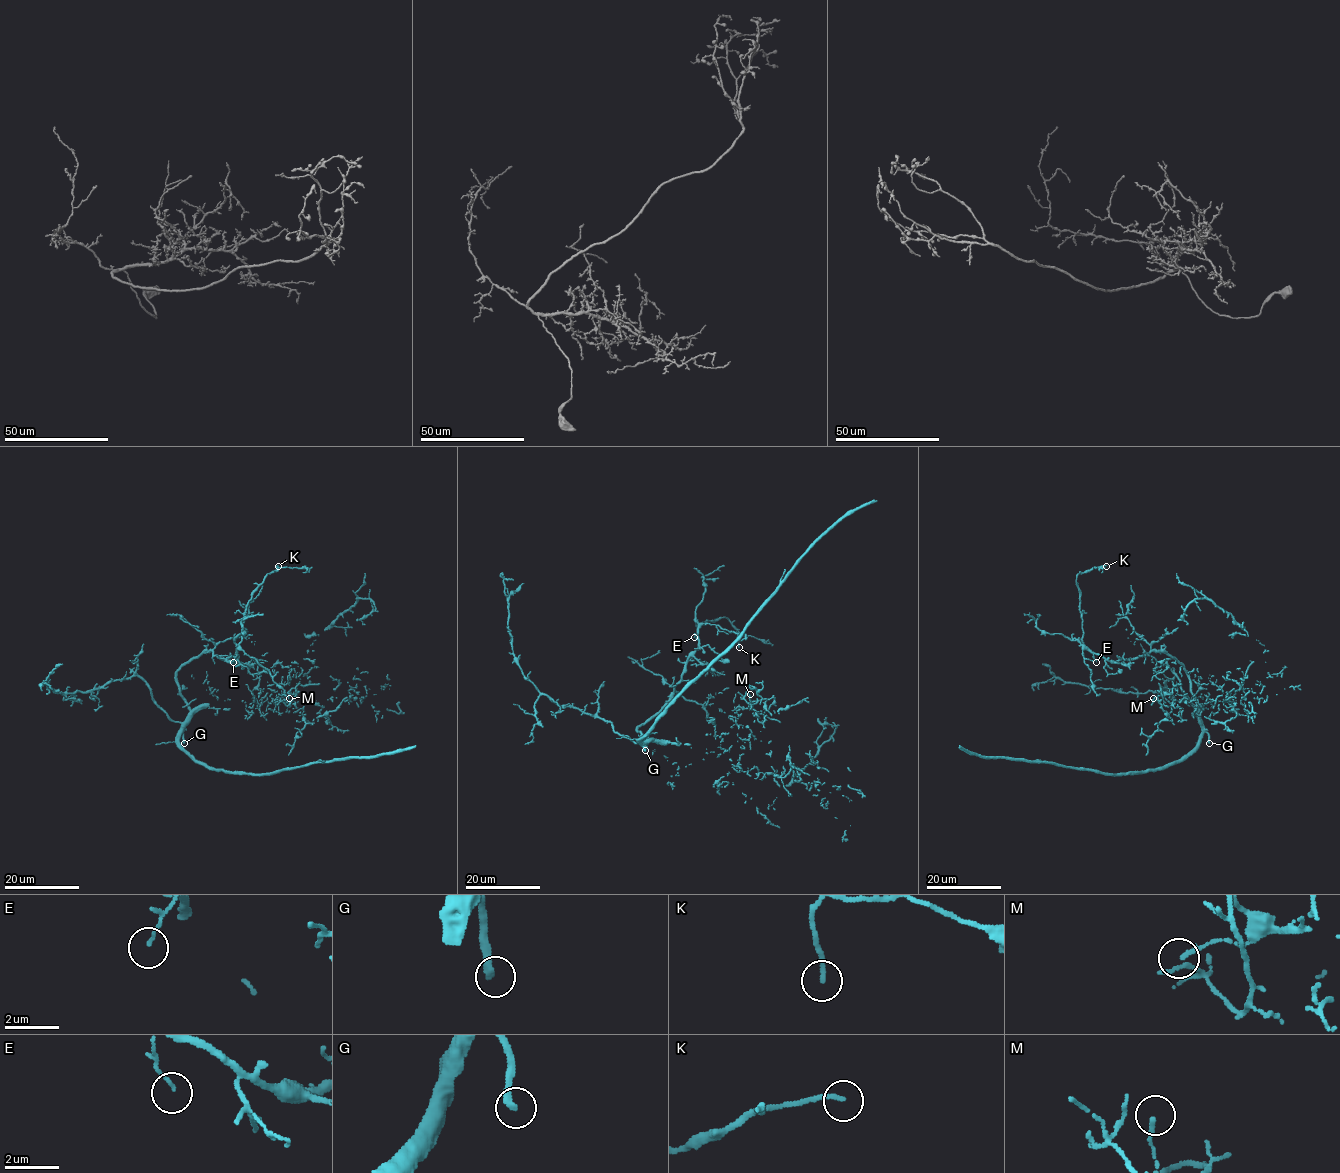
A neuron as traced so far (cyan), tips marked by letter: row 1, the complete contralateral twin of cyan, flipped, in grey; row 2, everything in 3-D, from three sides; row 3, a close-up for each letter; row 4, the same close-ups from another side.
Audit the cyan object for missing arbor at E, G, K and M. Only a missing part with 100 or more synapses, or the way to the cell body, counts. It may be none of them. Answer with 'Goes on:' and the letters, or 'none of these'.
Goes on: G

